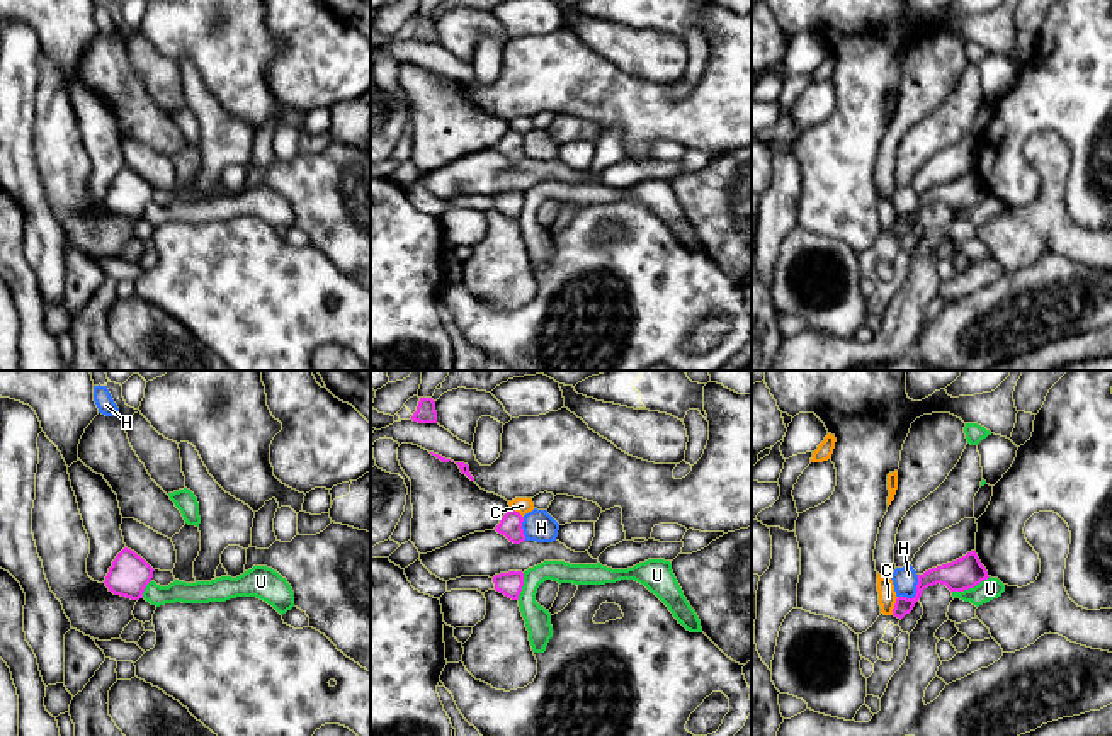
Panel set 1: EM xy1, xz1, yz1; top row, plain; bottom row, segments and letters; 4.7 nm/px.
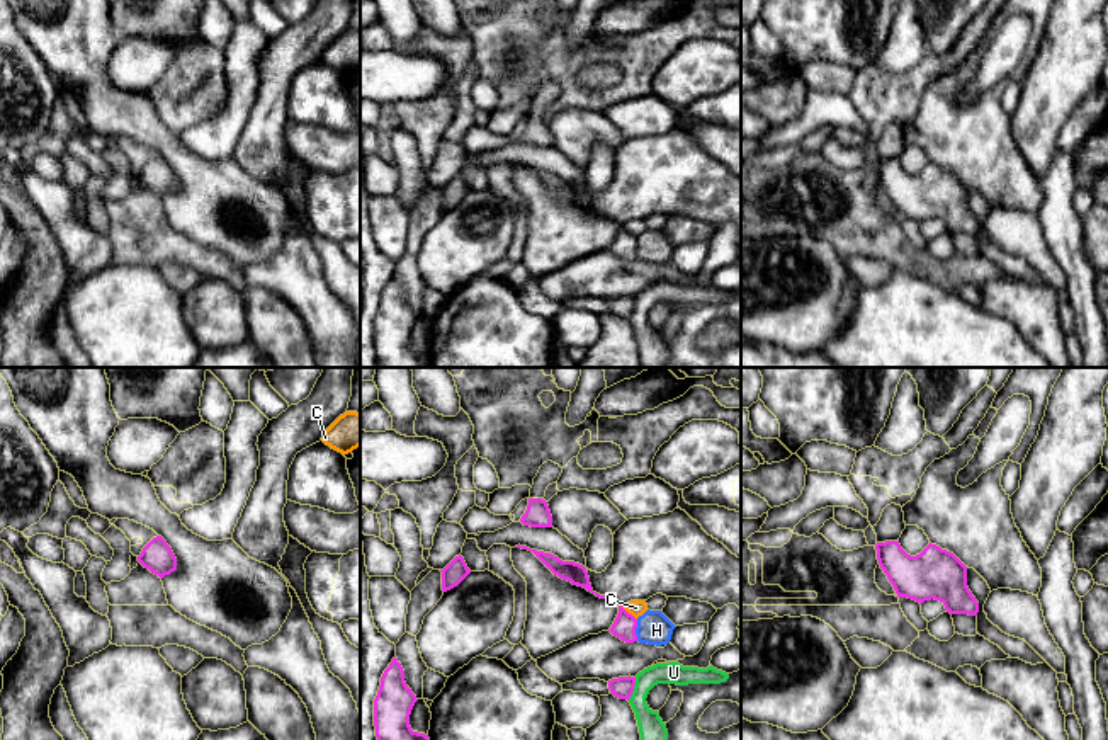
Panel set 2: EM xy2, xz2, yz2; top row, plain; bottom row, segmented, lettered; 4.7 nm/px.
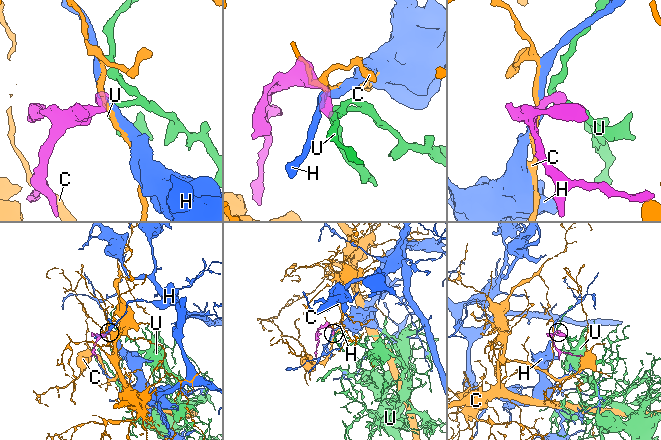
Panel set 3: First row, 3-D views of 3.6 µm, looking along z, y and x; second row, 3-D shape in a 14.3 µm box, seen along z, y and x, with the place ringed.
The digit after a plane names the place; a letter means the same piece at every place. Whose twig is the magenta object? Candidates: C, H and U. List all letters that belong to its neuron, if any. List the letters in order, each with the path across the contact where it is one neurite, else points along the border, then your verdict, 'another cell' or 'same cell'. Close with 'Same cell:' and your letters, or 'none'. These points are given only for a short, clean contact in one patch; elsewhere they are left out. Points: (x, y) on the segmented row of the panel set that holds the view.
C: border yz1 (898, 597), (891, 614); another cell
H: border yz1 (919, 575), (915, 594), (912, 597), (898, 597); another cell
U: border yz1 (990, 577), (973, 587), (953, 592); another cell
Same cell: none

